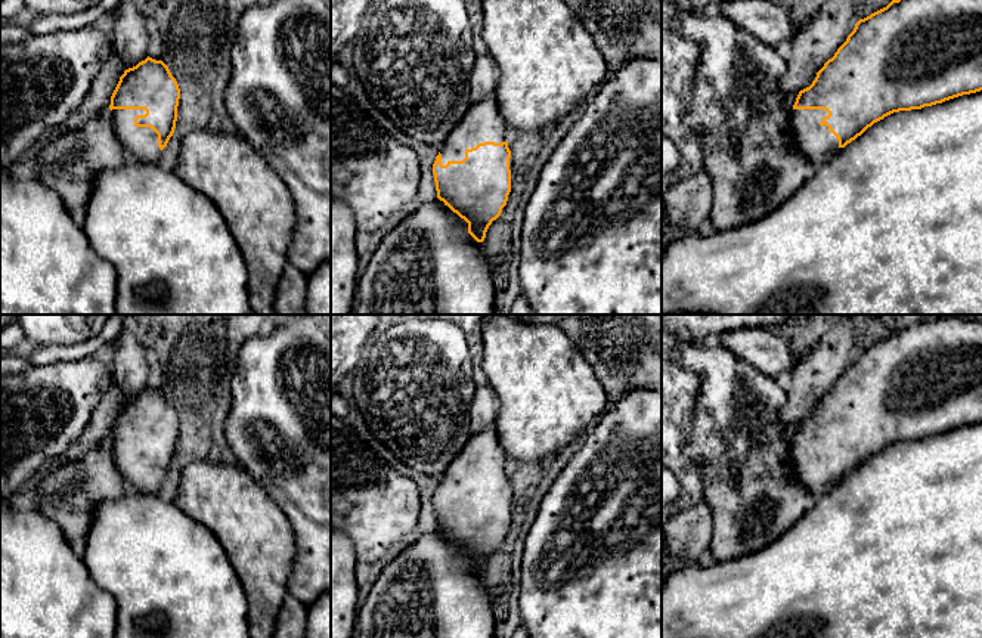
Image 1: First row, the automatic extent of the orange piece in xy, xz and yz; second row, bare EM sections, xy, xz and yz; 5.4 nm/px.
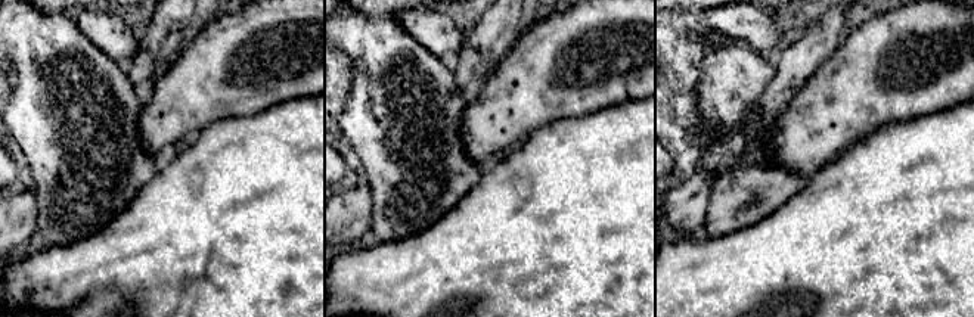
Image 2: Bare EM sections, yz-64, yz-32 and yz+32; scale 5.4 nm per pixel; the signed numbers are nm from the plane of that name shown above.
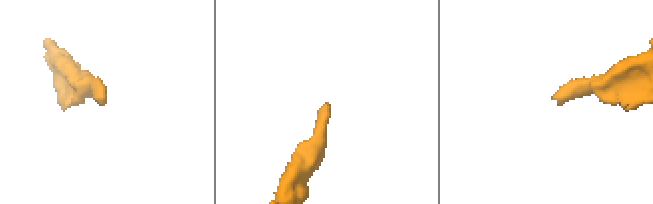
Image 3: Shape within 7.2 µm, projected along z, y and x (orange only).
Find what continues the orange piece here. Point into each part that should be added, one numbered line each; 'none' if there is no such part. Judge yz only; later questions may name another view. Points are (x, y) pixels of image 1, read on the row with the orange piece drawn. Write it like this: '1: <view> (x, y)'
1: yz (814, 141)

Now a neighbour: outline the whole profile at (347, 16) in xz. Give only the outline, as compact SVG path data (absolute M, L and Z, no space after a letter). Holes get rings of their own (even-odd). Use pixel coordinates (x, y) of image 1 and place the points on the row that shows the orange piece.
M331 0L331 58L350 46L374 0Z

